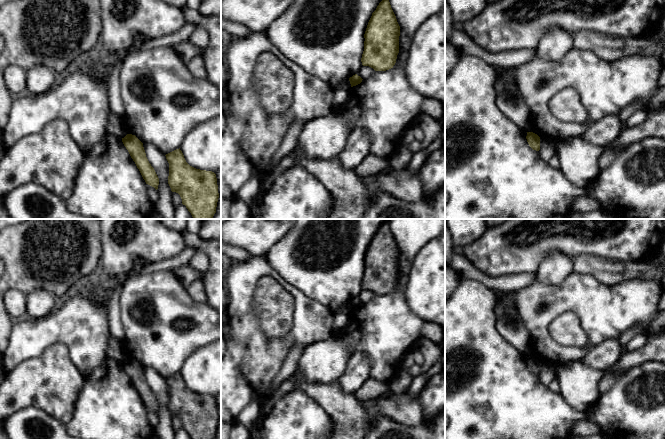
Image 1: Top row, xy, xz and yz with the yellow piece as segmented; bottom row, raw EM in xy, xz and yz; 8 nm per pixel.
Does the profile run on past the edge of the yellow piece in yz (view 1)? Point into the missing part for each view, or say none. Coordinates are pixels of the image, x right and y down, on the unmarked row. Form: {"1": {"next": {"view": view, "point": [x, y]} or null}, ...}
{"1": {"next": null}}

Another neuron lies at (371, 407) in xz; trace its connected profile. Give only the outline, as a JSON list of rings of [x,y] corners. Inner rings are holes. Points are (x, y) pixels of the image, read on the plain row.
[[[376,398],[362,401],[360,402],[360,404],[362,405],[363,409],[366,411],[370,421],[374,421],[378,418],[385,416],[385,414],[380,410],[376,402]]]

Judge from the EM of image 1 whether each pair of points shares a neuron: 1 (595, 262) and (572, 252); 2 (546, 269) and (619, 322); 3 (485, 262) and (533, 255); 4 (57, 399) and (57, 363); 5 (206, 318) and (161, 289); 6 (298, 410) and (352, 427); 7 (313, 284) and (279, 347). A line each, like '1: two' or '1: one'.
1: two
2: two
3: one
4: one
5: one
6: two
7: two

